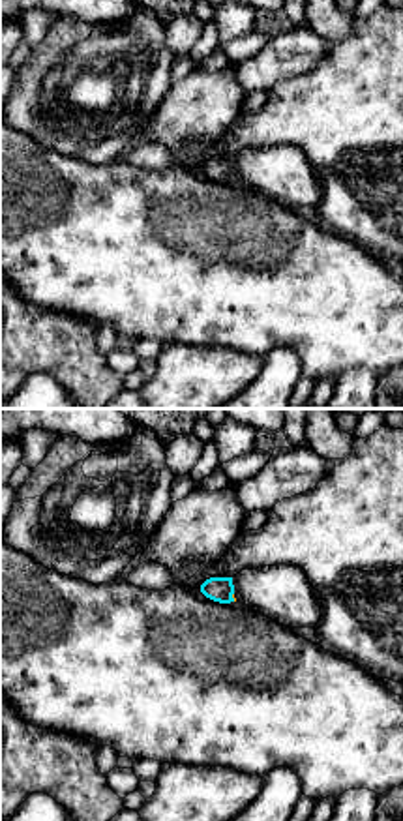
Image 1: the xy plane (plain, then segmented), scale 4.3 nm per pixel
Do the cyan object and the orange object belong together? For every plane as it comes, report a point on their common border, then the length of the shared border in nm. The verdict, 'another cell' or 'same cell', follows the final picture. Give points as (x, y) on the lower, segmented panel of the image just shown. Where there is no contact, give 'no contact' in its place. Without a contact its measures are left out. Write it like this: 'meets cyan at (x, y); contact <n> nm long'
meets cyan at (231, 597); contact 40 nm long

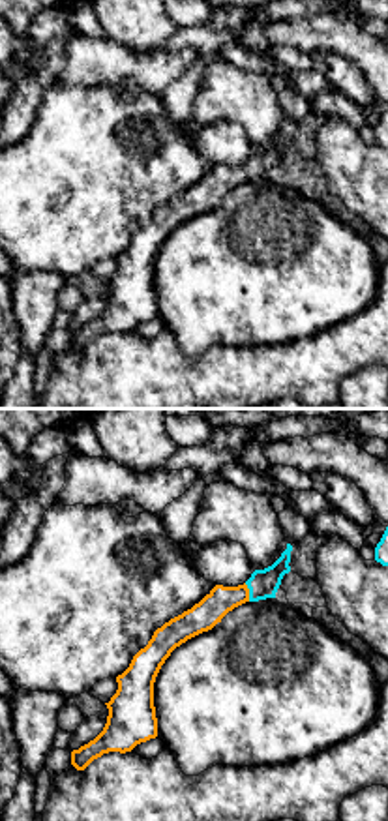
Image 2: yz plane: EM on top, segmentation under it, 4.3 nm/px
meets cyan at (250, 593); contact 80 nm long

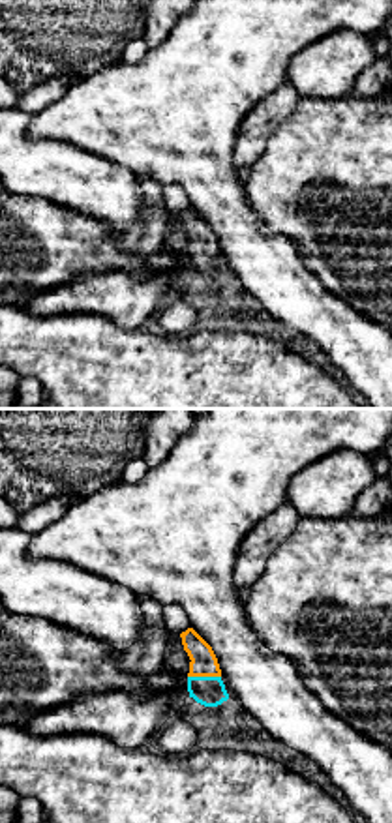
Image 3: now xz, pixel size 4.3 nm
meets cyan at (205, 677); contact 140 nm long

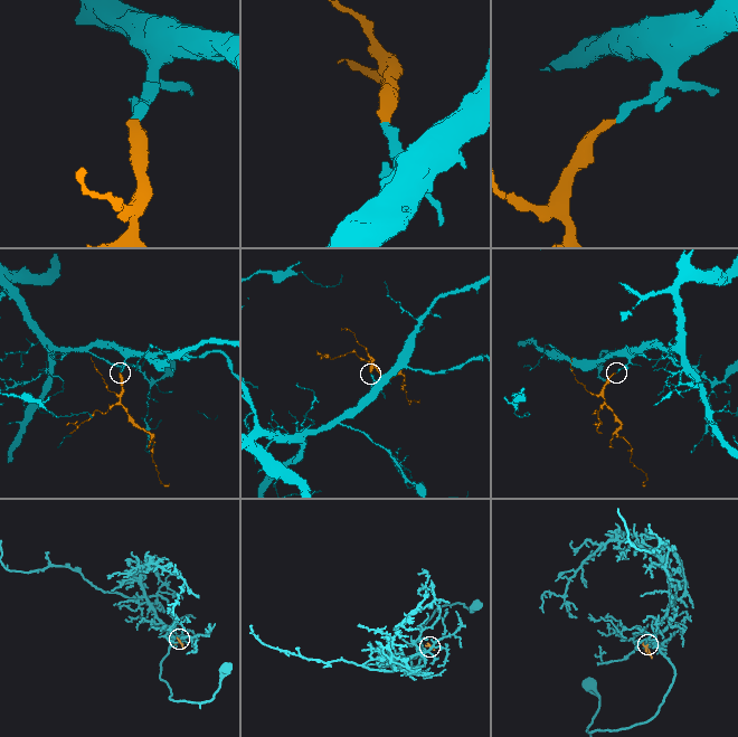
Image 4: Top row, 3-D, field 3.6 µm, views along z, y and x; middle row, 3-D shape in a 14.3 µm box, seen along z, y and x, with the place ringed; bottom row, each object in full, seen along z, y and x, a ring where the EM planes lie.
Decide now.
same cell

